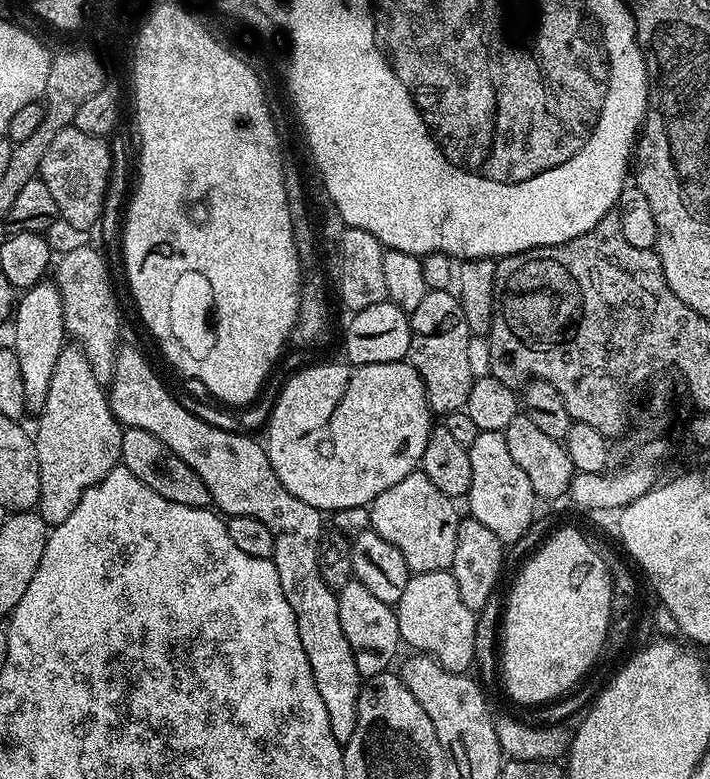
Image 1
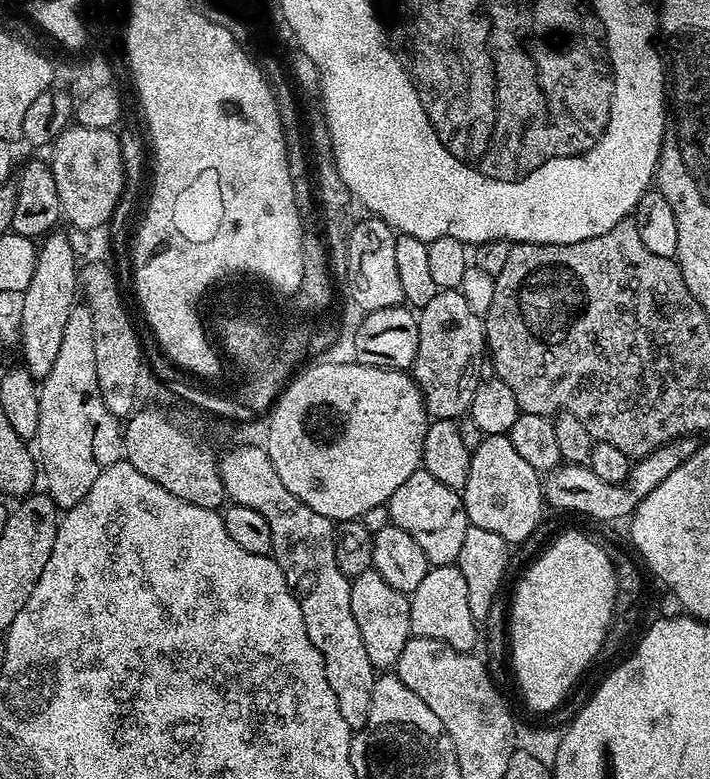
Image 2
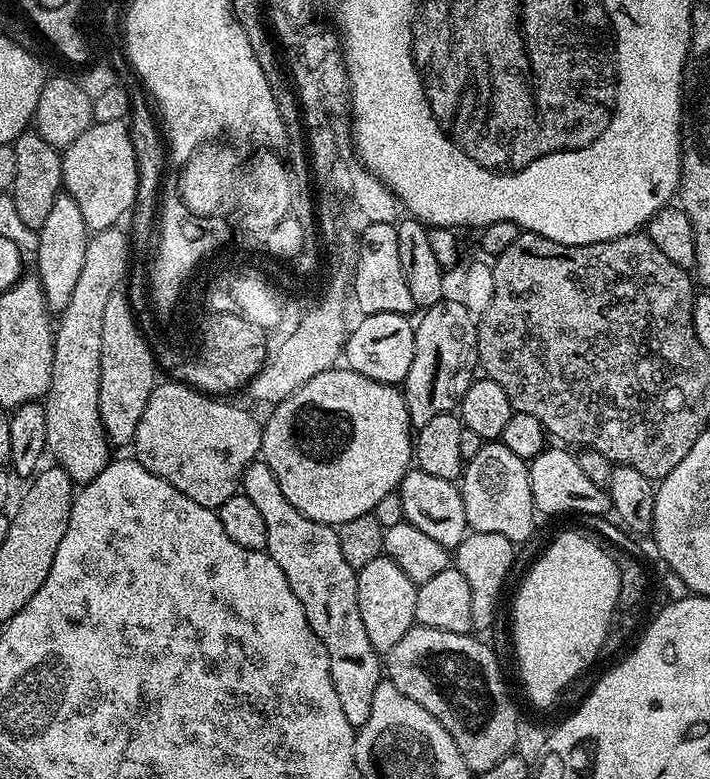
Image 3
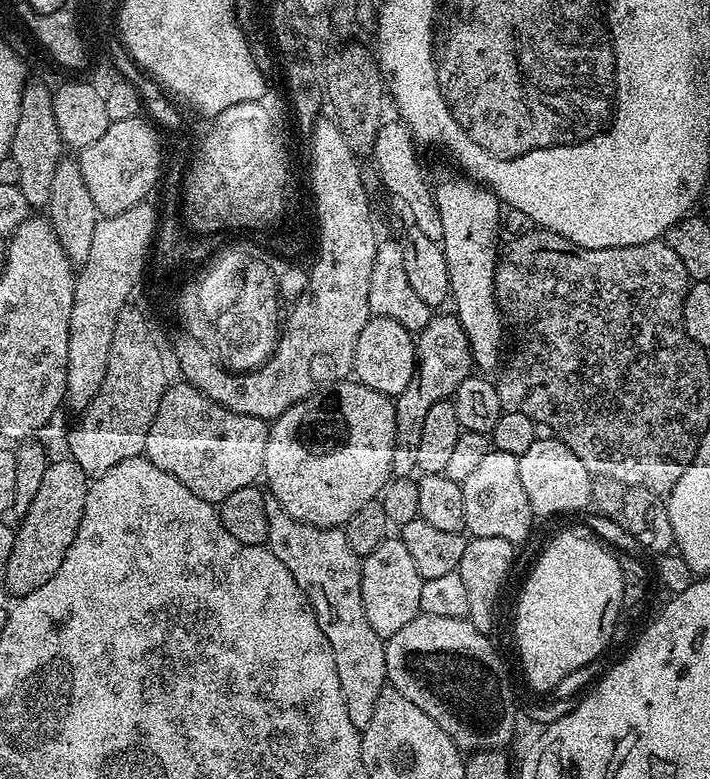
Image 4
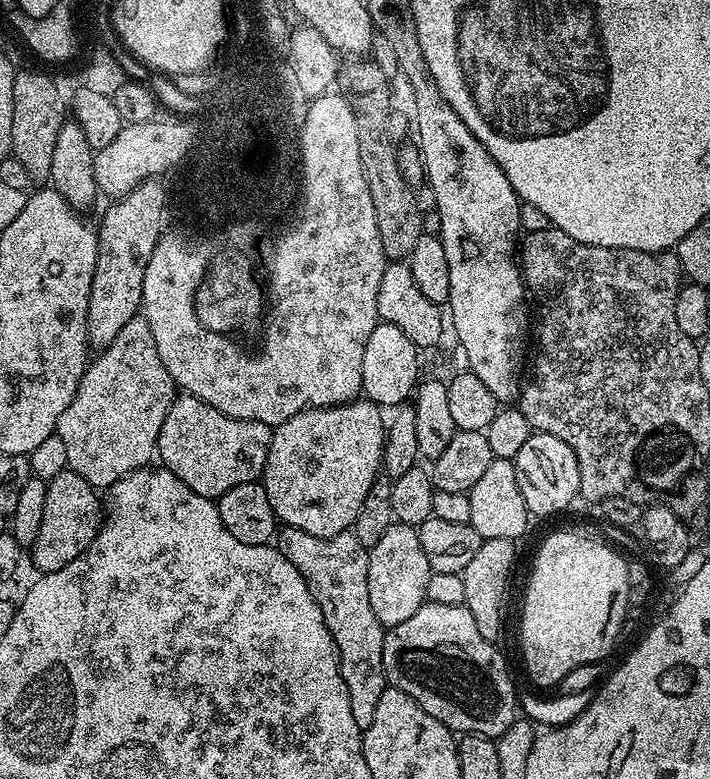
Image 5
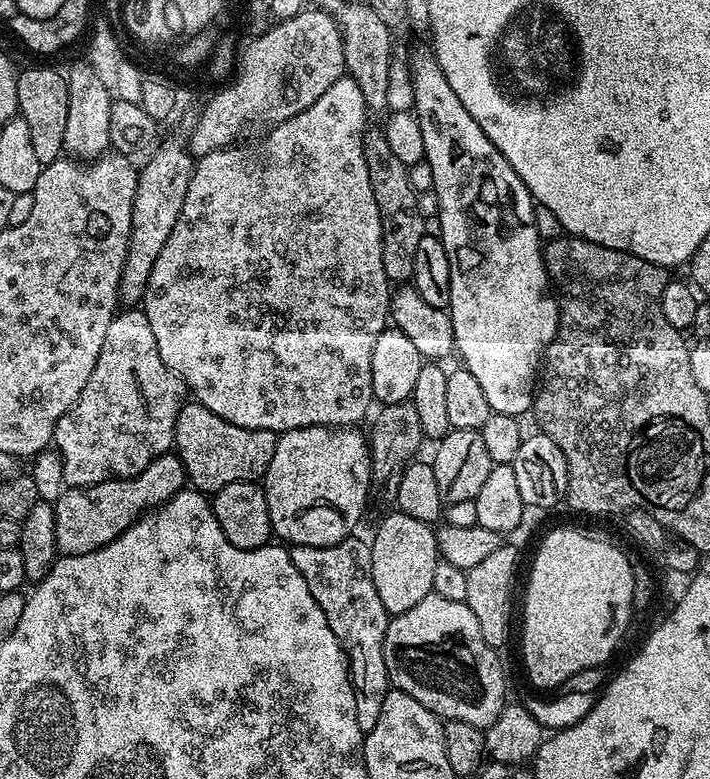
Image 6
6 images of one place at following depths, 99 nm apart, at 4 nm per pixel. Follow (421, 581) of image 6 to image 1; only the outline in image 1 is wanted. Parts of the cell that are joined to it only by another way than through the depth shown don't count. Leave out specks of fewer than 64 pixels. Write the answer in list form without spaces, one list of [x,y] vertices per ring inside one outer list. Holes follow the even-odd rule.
[[[351,578],[337,592],[338,620],[342,622],[342,630],[346,633],[346,642],[350,642],[350,650],[354,654],[354,662],[358,666],[361,677],[371,678],[389,671],[393,666],[392,659],[396,651],[402,648],[396,609],[391,604],[382,602],[371,590],[366,590],[362,582]]]

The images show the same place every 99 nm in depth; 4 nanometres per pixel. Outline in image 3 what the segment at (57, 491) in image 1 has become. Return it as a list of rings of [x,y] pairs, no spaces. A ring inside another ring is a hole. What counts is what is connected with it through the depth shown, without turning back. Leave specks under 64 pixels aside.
[[[113,226],[95,233],[86,246],[86,262],[82,262],[82,274],[74,285],[74,294],[66,302],[64,311],[59,313],[54,335],[54,362],[48,395],[44,397],[46,430],[48,431],[48,452],[56,455],[55,463],[70,474],[73,482],[87,482],[95,478],[110,459],[110,441],[100,421],[98,394],[100,393],[100,363],[102,362],[102,317],[106,302],[112,292],[125,283],[130,267],[129,233],[123,227]]]

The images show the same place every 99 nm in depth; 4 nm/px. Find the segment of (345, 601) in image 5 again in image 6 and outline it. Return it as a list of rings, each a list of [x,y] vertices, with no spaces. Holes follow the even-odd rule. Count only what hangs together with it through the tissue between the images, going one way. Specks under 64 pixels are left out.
[[[349,538],[334,546],[297,544],[291,553],[294,566],[298,566],[298,574],[306,578],[306,586],[310,586],[314,602],[322,606],[322,614],[326,614],[330,630],[334,630],[348,655],[348,671],[352,674],[354,690],[354,718],[358,718],[358,726],[367,734],[378,726],[382,702],[390,691],[384,657],[384,639],[390,617],[386,606],[382,606],[382,598],[378,598],[378,590],[374,590],[372,545],[367,539],[356,539]]]

